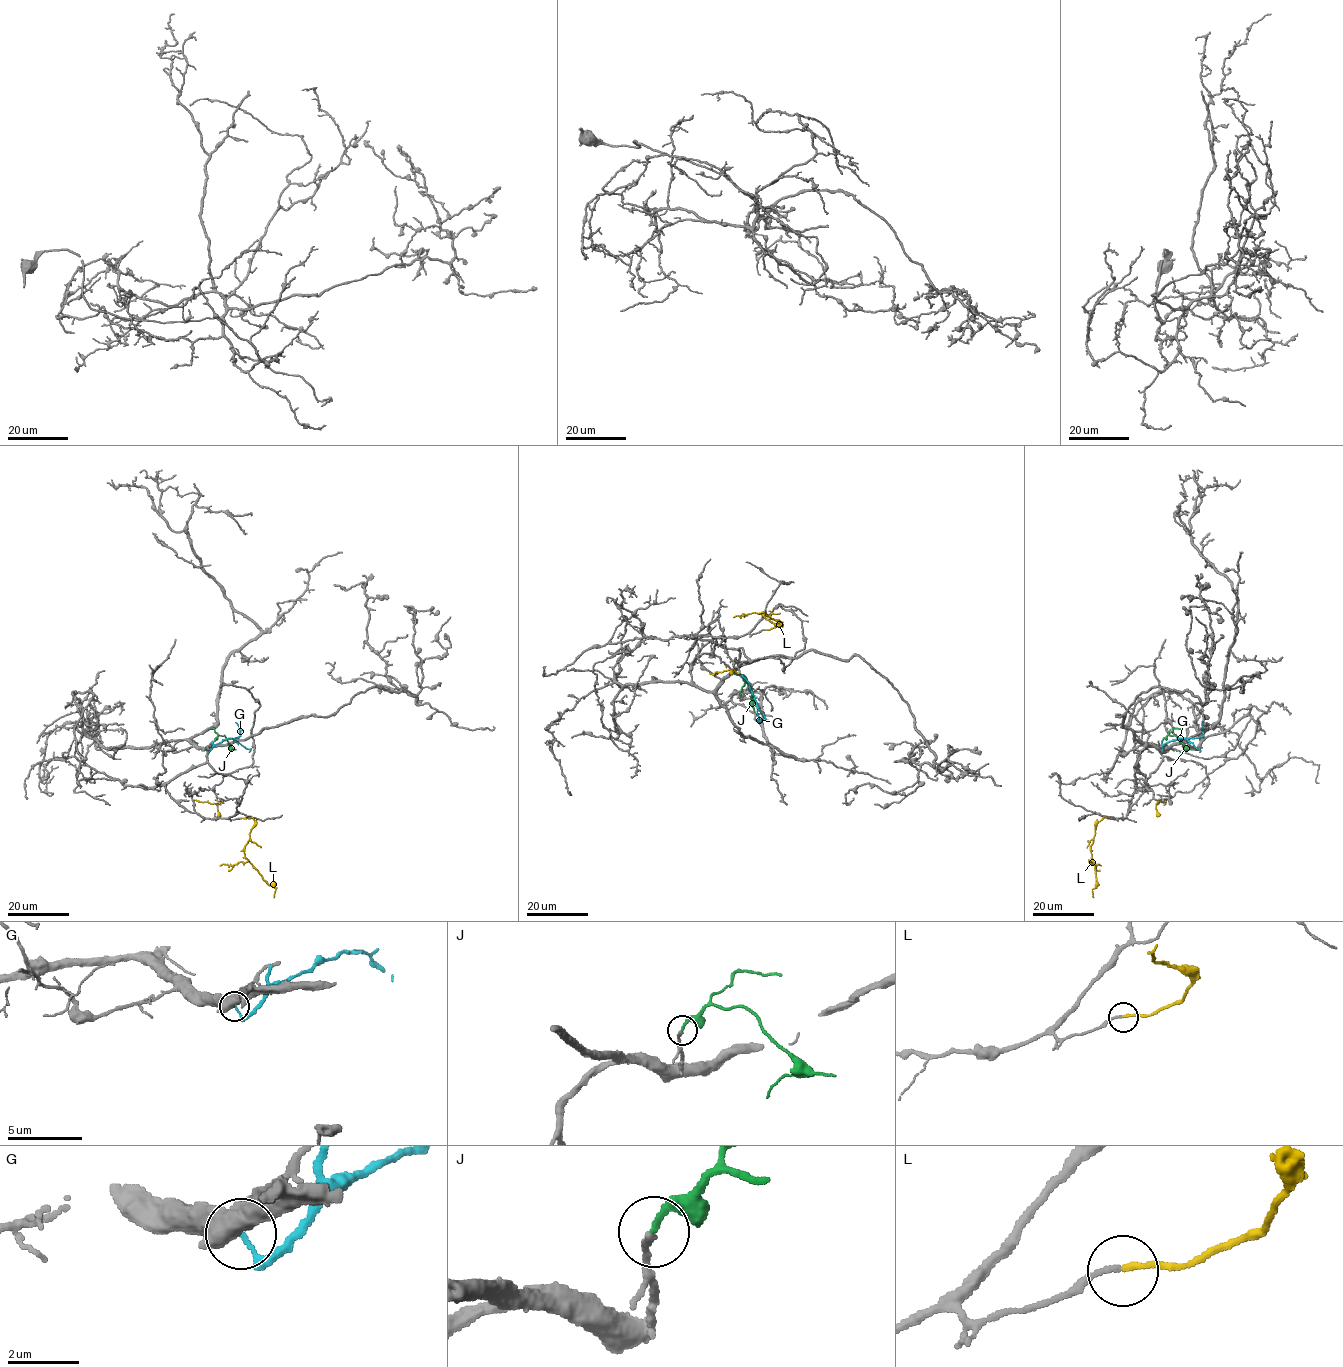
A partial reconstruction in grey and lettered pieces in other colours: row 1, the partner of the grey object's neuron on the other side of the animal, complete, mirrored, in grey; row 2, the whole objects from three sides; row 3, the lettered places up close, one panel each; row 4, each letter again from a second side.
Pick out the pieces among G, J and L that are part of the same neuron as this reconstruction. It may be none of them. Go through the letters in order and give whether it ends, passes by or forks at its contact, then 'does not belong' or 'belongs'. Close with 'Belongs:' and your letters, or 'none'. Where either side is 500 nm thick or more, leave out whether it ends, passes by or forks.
G: it ends | does not belong
J: it ends | belongs
L: it ends | does not belong
Belongs: J

